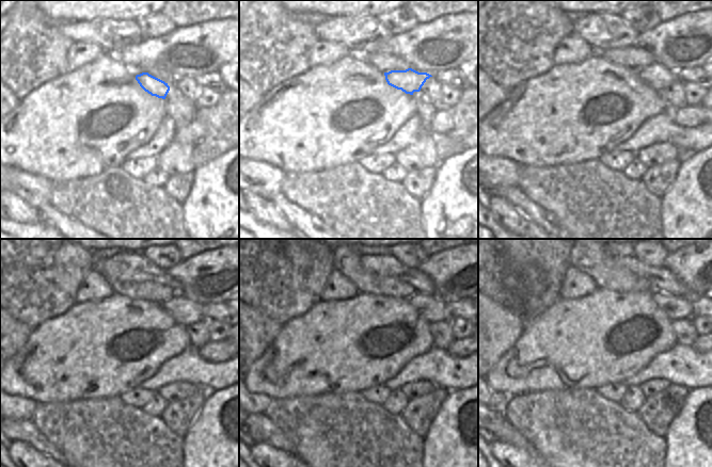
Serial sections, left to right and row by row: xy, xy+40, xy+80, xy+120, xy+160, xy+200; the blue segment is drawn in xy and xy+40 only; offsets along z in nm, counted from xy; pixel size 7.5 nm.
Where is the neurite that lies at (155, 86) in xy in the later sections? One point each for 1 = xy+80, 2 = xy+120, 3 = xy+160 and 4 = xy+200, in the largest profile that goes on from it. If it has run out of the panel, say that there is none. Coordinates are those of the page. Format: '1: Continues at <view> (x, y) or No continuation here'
1: Continues at xy+80 (654, 75)
2: Continues at xy+120 (184, 311)
3: Continues at xy+160 (430, 308)
4: Continues at xy+200 (675, 307)

